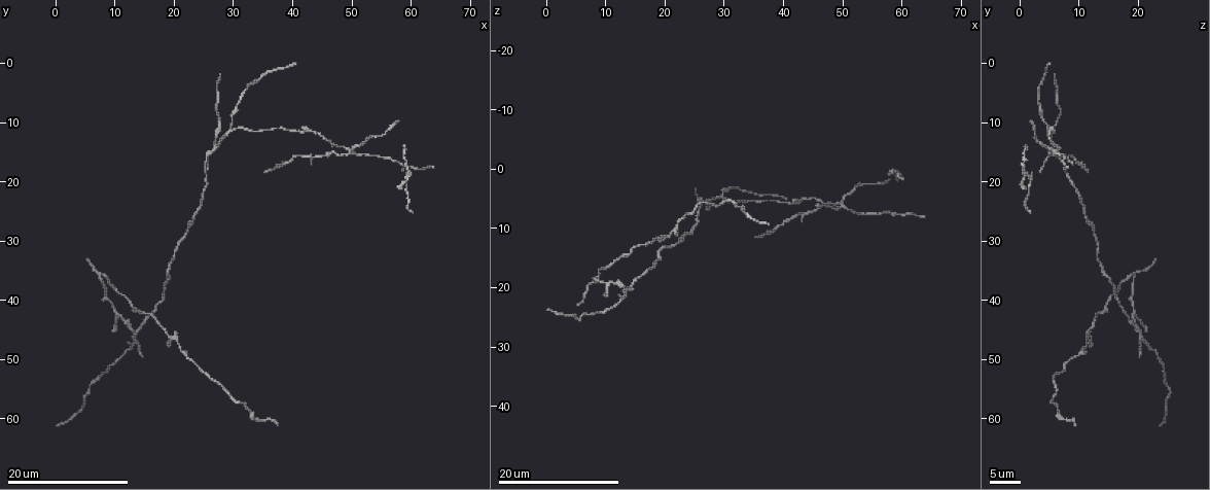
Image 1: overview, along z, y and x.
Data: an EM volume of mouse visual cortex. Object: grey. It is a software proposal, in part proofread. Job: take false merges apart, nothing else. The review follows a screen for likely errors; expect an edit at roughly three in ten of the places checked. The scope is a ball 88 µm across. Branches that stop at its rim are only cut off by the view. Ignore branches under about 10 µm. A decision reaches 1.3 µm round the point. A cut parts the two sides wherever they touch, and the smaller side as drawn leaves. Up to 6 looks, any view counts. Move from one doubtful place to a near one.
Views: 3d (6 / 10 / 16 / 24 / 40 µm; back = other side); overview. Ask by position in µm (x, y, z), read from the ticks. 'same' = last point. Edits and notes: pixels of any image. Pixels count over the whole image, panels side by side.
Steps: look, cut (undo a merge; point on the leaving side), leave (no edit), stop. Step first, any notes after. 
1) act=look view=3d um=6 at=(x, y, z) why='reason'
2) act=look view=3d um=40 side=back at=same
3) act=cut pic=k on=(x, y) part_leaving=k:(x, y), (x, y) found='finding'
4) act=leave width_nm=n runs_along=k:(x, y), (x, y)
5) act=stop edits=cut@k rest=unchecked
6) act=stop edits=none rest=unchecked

act=look view=3d um=16 at=(13.5, 45.5, 20.0) why='three arms meet'

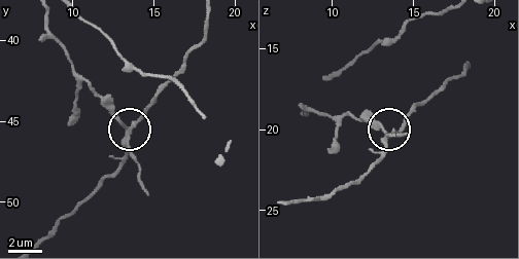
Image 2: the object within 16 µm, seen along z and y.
act=look view=3d um=6 at=same

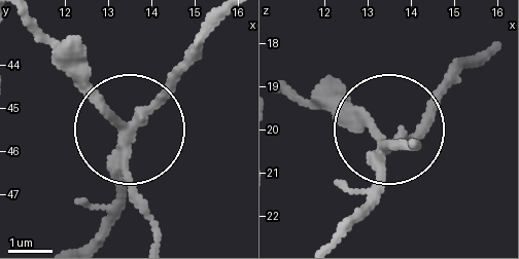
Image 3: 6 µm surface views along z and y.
act=cut pic=3 on=(96, 90) width_nm=250 found='a second neuron is stuck on'

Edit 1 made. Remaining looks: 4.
act=look view=overview

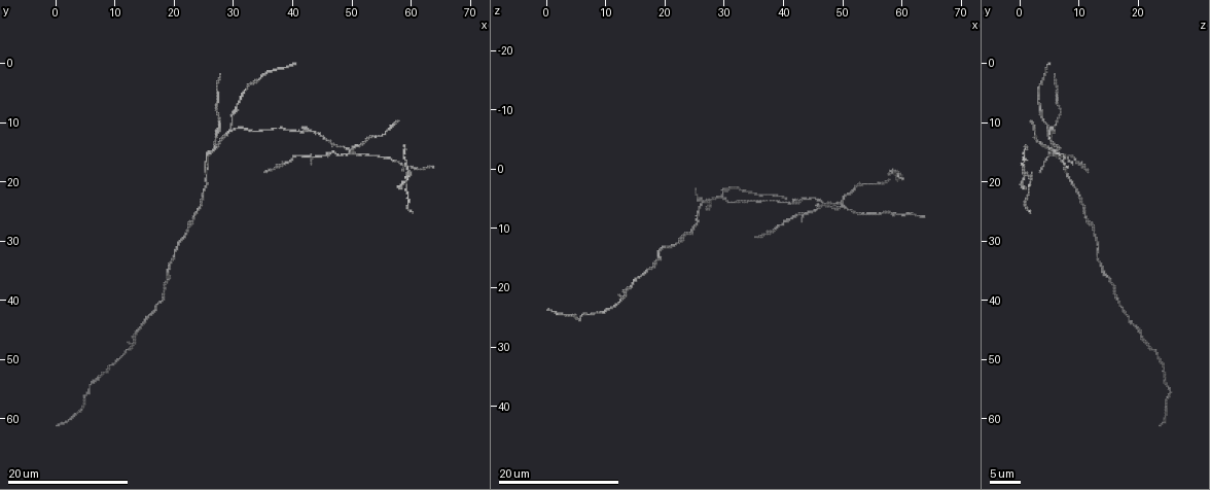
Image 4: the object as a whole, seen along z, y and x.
act=look view=3d um=24 at=(49.5, 15.0, 5.5) why='four-way junction'

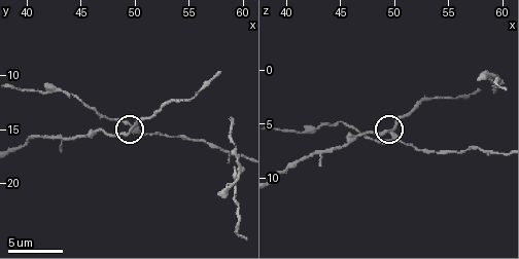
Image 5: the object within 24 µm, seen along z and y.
act=look view=3d um=6 at=(49.6, 15.0, 5.6)

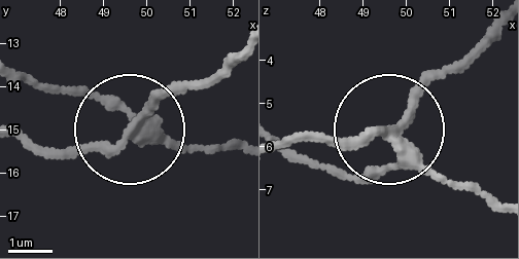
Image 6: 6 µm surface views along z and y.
act=cut pic=6 on=(157, 93) part_leaving=6:(130, 130), (237, 57) found='two neurons meet here'

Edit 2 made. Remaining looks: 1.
act=stop edits=cut@3,cut@6 rest=unchecked

